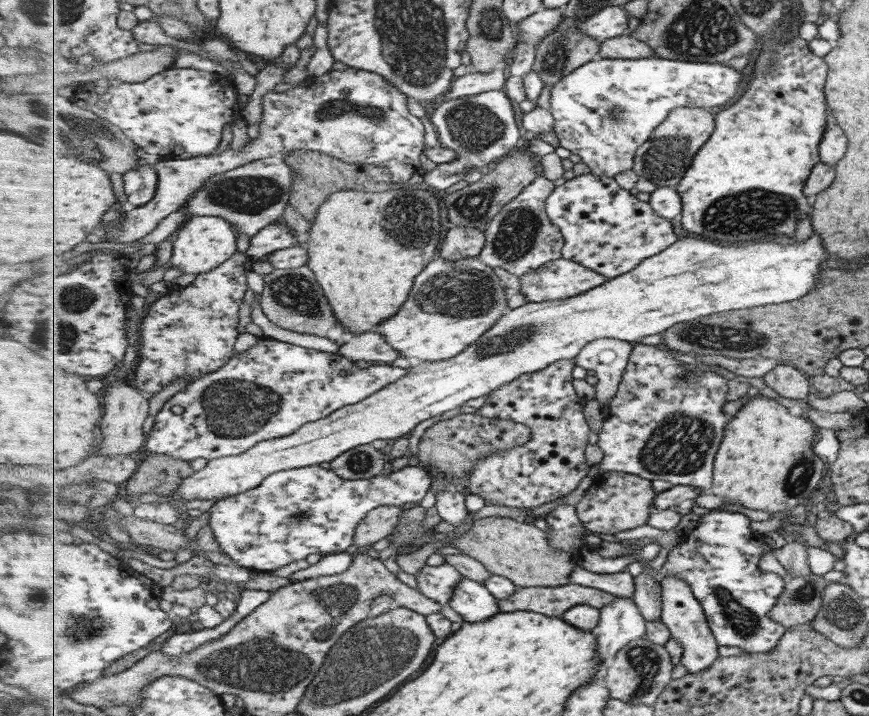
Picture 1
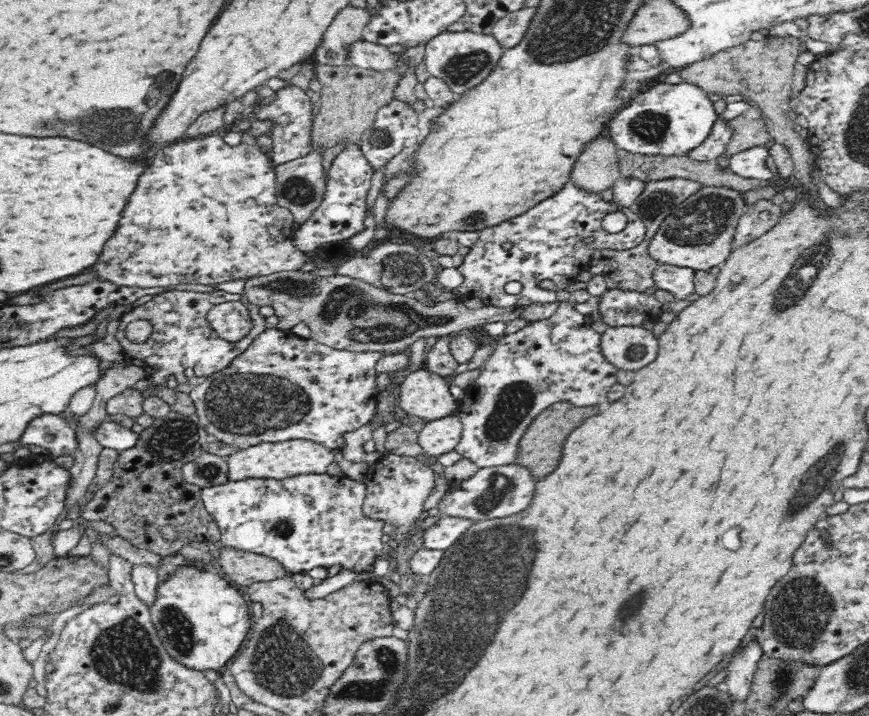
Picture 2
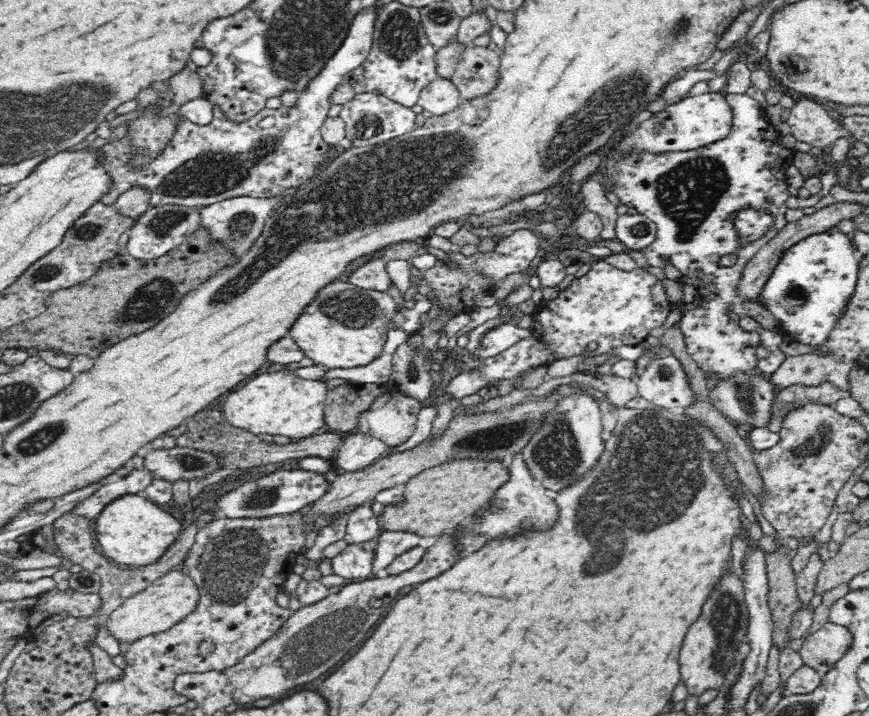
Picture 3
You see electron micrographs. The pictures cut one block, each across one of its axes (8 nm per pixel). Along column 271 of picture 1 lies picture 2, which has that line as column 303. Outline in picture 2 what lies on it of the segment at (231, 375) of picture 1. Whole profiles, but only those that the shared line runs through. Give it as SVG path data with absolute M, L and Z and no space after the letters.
M278 328L267 329L261 333L248 346L246 351L236 356L234 360L224 370L208 375L200 384L194 386L189 392L189 395L194 401L196 413L200 420L200 425L204 426L205 431L211 436L213 440L224 442L227 446L233 446L235 449L243 450L256 446L261 442L286 442L286 440L296 440L296 438L304 438L304 440L312 440L318 444L324 444L327 449L335 452L344 446L344 434L352 434L360 427L371 424L372 420L377 414L378 396L382 390L378 390L377 373L375 366L378 359L384 354L380 352L370 351L348 351L335 350L328 346L316 343L314 340L306 338L298 338L296 334L290 331L282 331Z

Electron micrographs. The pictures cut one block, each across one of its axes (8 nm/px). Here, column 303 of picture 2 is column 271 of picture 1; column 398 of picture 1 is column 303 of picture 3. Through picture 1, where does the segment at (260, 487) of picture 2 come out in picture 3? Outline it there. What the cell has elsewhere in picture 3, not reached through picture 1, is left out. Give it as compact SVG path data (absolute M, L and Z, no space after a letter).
M304 469L278 470L272 474L246 480L238 488L227 491L215 500L217 513L216 518L270 518L282 514L293 514L303 506L318 500L326 491L329 482L326 477L318 472Z

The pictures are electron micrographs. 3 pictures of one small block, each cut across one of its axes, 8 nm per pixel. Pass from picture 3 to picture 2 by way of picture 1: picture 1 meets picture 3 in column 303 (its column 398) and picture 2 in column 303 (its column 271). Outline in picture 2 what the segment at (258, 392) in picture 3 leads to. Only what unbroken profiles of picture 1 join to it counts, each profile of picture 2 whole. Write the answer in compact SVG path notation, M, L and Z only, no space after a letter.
M296 438L286 442L261 442L256 446L239 450L225 456L228 470L227 480L241 481L247 478L284 480L298 475L324 474L328 466L334 463L334 452L324 444Z

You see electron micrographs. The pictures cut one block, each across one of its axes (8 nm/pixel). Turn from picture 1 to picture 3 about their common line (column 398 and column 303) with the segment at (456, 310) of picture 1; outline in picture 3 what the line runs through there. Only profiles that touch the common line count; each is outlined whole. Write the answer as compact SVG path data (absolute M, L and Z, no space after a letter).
M337 281L325 287L317 300L298 317L289 336L315 364L328 369L358 368L370 364L382 354L395 310L394 298L387 293Z

